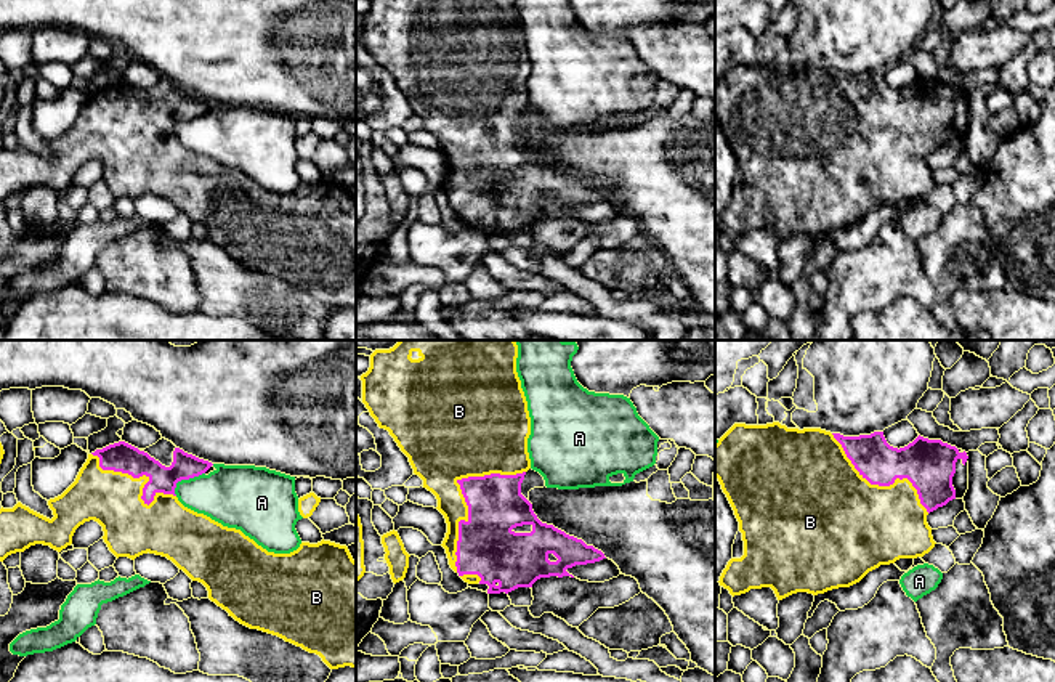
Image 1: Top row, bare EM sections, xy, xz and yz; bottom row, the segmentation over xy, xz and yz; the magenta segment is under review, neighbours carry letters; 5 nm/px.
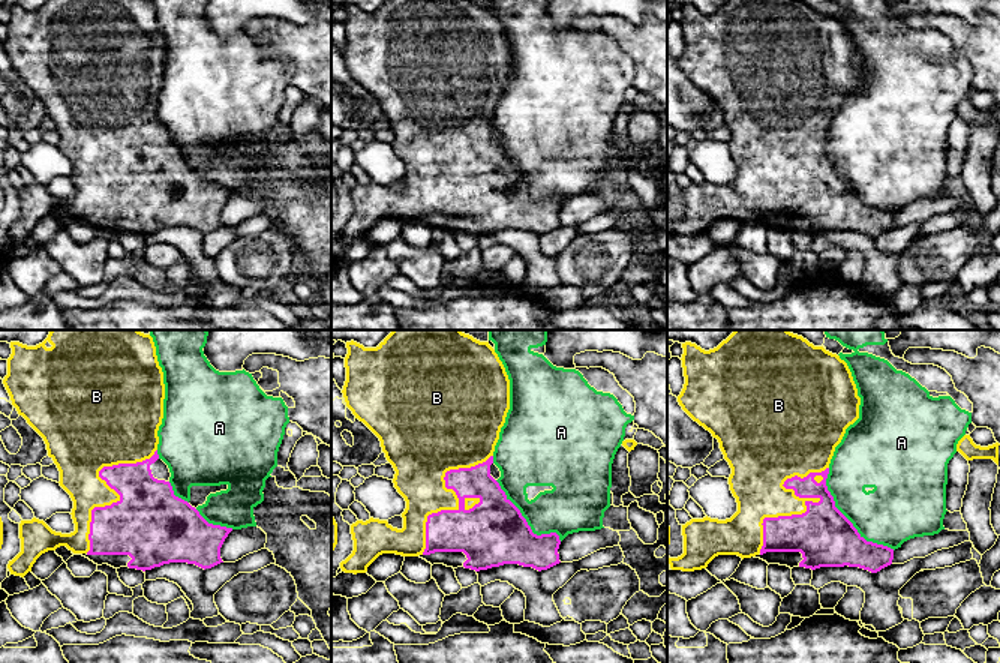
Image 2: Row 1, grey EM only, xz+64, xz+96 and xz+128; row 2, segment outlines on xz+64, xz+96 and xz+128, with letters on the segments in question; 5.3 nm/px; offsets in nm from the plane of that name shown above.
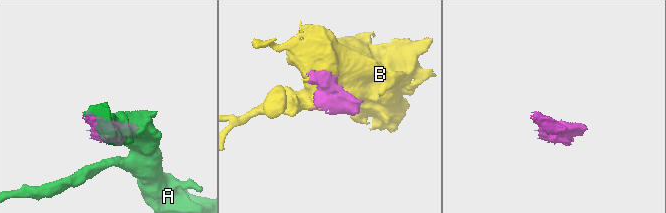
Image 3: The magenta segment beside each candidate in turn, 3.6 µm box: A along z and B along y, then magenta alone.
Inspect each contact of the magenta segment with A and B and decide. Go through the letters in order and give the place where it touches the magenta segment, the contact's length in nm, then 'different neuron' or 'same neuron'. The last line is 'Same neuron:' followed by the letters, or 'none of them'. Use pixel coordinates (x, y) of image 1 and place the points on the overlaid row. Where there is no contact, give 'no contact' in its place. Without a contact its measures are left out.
A: contact xy (185, 479); length 190 nm; different neuron
B: contact xz (464, 496); length 600 nm; same neuron
Same neuron: B

